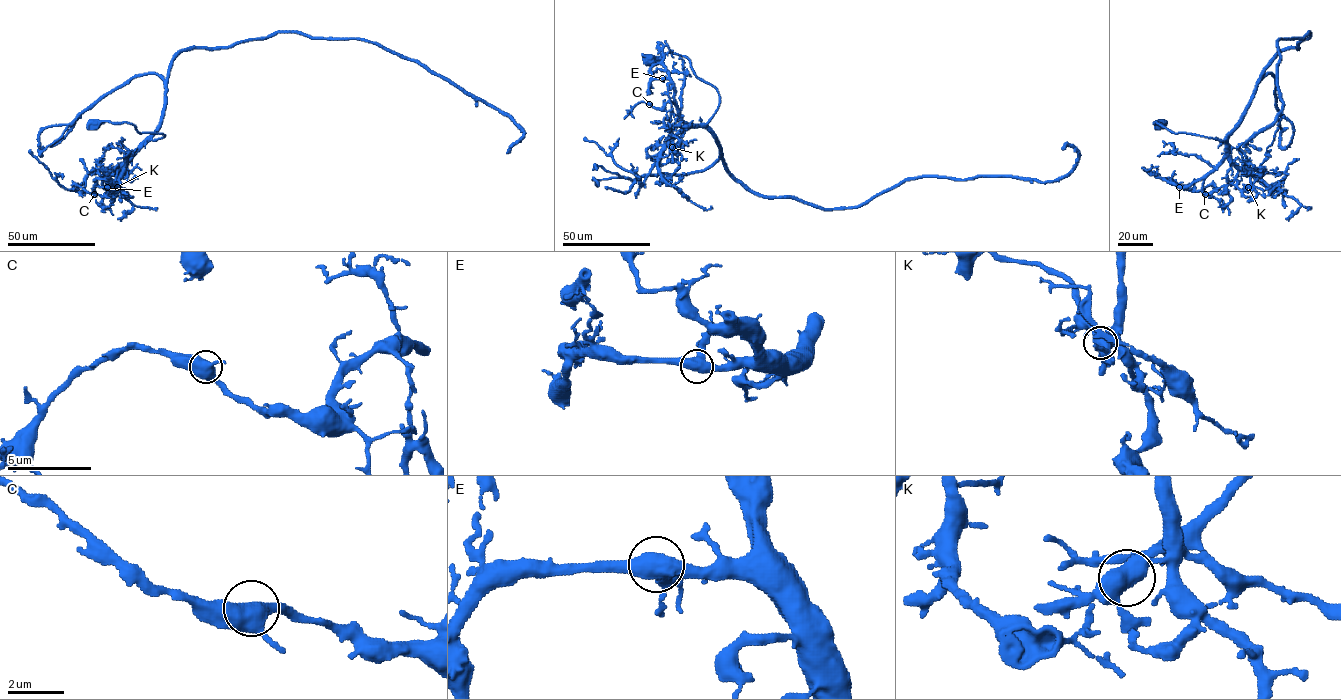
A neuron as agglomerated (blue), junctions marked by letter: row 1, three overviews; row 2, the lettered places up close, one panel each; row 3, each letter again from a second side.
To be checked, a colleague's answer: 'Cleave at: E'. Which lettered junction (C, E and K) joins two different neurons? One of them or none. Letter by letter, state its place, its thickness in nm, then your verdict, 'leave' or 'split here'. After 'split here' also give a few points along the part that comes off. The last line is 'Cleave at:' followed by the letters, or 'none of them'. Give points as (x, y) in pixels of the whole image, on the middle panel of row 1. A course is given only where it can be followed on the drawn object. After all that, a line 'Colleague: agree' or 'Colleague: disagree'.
C: at (649, 104); 650 nm thick; leave
E: at (662, 78); 550 nm thick; leave
K: at (672, 147); 550 nm thick; leave
Cleave at: none of them
Colleague: disagree

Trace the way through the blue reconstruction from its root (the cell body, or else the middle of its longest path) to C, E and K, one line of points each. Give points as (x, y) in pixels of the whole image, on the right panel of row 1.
C: (1160, 123), (1153, 122), (1174, 133), (1225, 140), (1225, 157), (1204, 180), (1202, 191), (1209, 196), (1205, 194)
E: (1160, 123), (1153, 122), (1174, 133), (1225, 140), (1222, 160), (1201, 178), (1179, 188)
K: (1160, 123), (1153, 122), (1174, 133), (1225, 140), (1232, 162), (1258, 177), (1248, 187)

